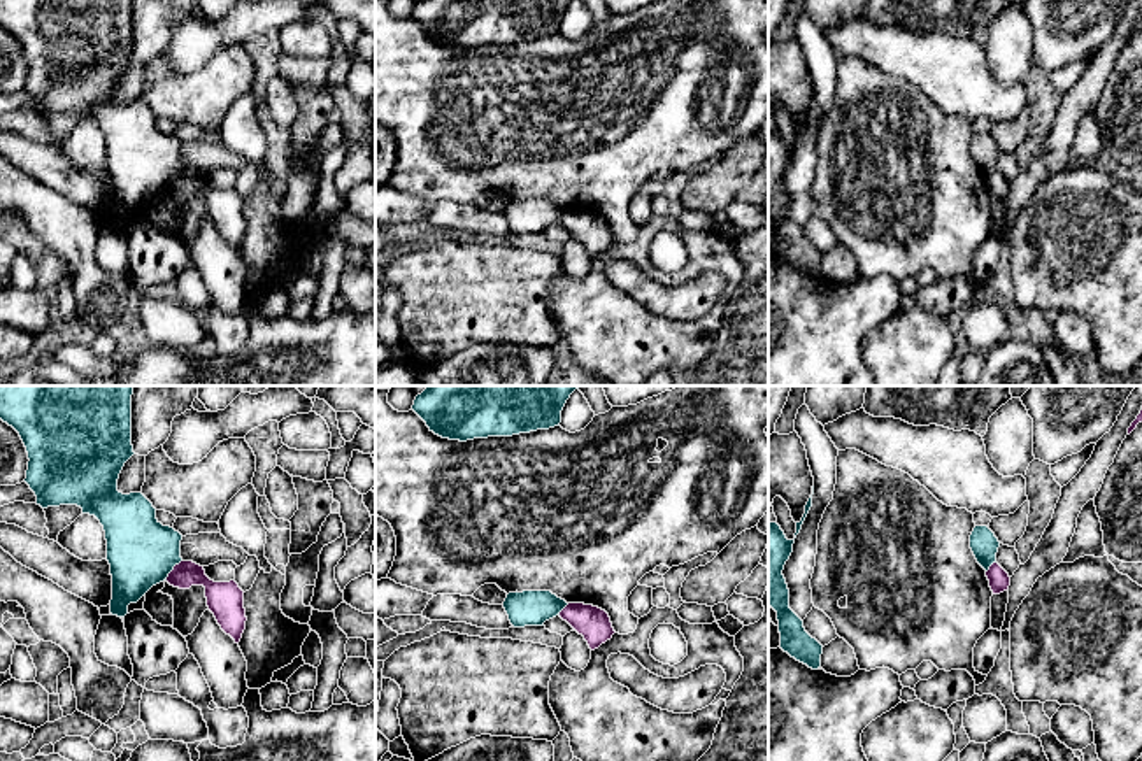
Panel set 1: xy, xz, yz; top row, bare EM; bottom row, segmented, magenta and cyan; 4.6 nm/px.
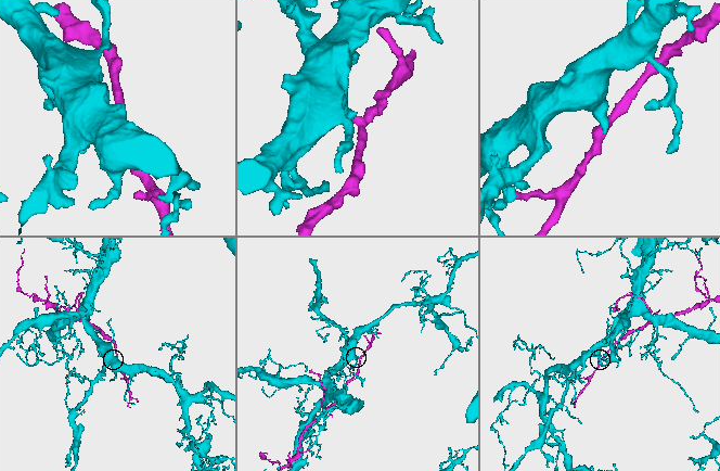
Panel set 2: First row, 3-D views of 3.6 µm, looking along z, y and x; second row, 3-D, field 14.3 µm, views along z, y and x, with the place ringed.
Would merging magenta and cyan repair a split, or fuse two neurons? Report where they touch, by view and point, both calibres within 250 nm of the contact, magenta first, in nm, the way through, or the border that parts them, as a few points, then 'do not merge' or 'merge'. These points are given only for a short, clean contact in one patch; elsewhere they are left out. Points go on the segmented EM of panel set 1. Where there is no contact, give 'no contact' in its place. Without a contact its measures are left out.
meets magenta in xy at (172, 570); 130 nm thick on the magenta side, 320 nm on the other; border along xy (181, 560), (165, 579); do not merge

